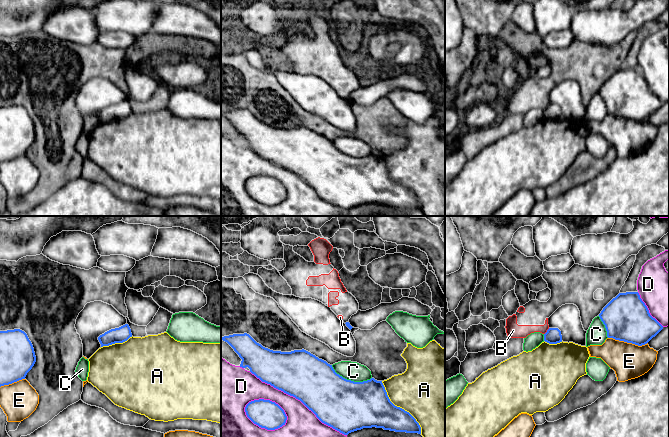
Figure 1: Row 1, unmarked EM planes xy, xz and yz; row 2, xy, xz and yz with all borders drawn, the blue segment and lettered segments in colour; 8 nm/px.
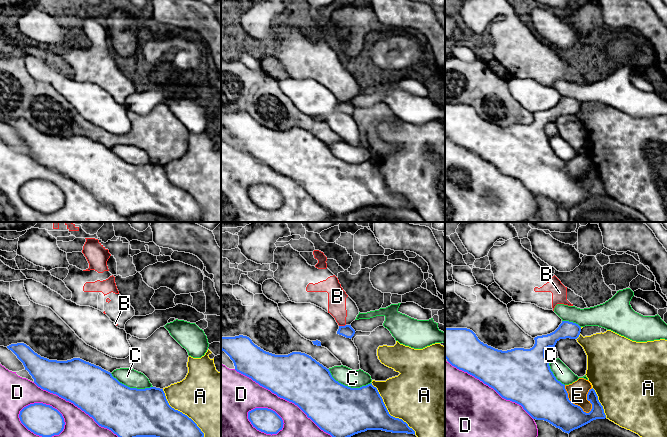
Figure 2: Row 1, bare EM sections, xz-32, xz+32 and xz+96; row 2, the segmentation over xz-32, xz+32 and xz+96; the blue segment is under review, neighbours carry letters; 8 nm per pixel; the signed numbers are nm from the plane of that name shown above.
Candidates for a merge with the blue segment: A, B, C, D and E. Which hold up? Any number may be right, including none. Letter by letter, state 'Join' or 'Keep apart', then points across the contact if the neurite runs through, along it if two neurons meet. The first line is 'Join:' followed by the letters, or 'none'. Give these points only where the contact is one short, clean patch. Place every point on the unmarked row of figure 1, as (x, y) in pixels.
Join: none
A: Keep apart
B: Keep apart. Boundary: yz (549, 104), (544, 110)
C: Keep apart
D: Keep apart
E: Keep apart

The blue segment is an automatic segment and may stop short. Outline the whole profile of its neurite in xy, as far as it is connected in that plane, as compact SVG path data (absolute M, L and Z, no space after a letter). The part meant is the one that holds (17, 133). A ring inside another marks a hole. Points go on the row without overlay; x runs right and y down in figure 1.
M0 107L0 163L25 155L35 138L33 121L24 107Z

